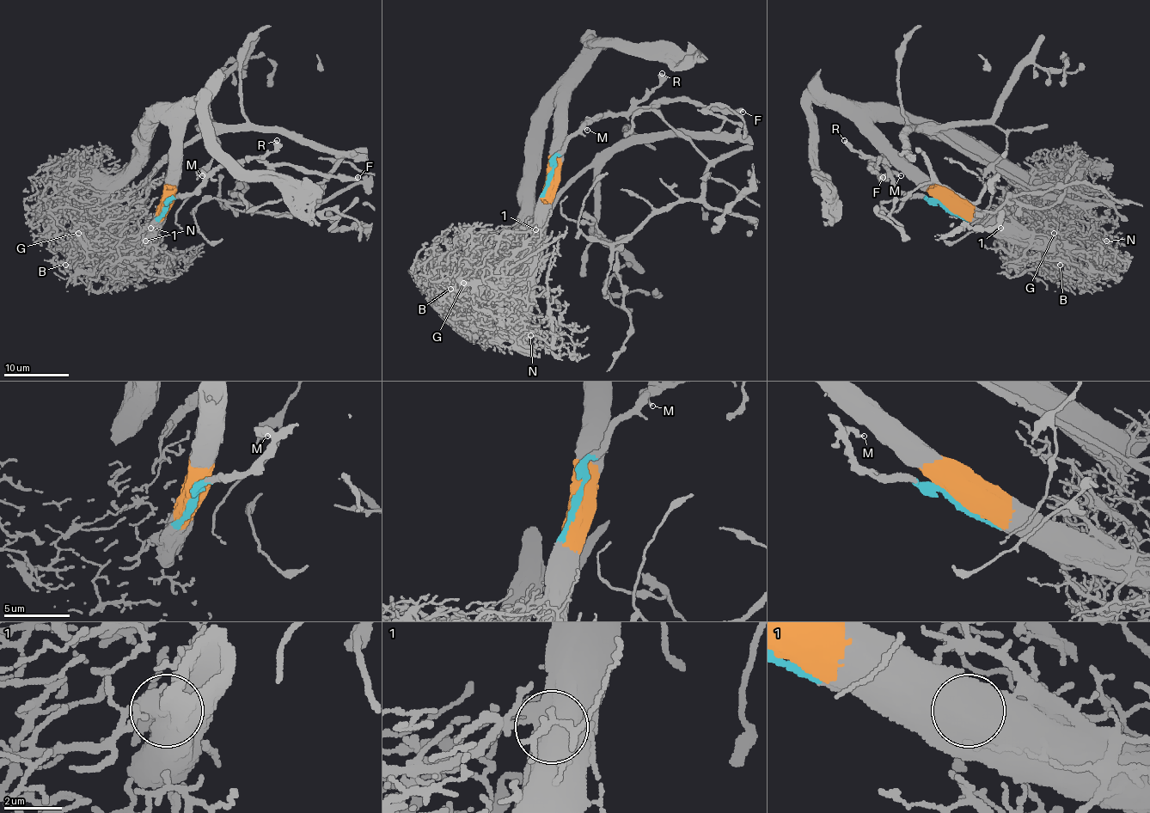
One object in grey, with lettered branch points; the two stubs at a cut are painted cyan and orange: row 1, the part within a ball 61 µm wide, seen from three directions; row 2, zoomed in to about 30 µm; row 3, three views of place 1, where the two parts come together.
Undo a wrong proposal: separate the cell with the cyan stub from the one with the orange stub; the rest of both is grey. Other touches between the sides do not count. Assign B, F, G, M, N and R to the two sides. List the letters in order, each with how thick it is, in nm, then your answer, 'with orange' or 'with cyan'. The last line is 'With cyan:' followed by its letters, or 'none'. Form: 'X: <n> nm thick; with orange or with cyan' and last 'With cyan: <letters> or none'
B: 150 nm thick; with orange
F: 400 nm thick; with cyan
G: 160 nm thick; with orange
M: 280 nm thick; with cyan
N: 120 nm thick; with orange
R: 480 nm thick; with cyan
With cyan: F, M, R

